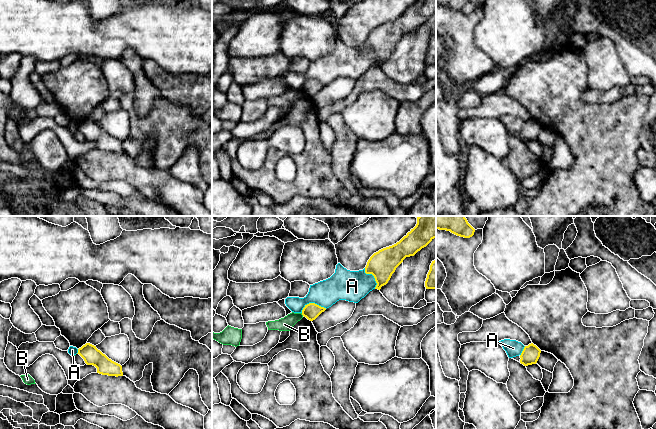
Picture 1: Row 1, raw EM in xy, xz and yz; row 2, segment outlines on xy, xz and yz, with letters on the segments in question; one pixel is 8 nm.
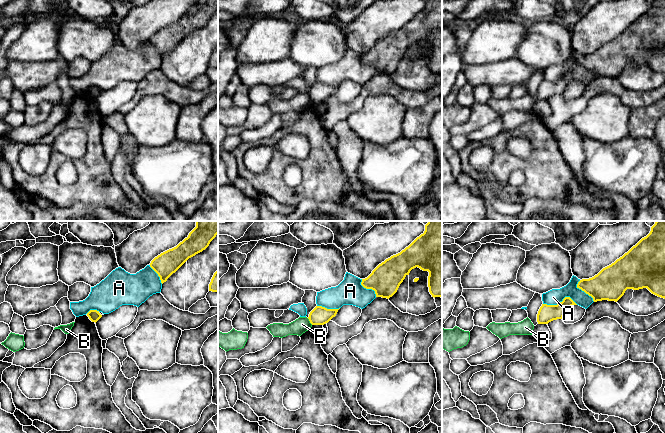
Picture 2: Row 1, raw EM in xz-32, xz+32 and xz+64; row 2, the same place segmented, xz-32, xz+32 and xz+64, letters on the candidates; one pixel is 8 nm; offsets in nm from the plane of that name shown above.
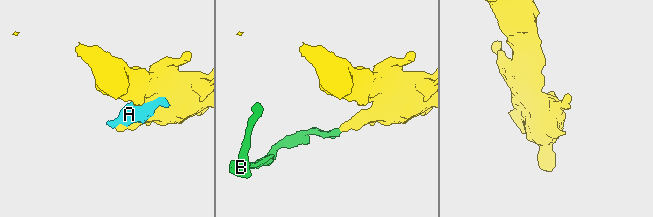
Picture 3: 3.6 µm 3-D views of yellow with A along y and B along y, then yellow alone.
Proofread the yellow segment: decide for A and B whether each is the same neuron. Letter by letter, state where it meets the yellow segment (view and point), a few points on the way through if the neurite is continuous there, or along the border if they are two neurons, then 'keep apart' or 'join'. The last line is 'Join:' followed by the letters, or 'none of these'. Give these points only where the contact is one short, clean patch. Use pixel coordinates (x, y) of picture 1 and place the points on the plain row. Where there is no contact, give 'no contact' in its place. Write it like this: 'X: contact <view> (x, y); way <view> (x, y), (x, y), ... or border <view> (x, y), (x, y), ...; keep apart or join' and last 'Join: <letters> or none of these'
A: contact xz (312, 79); keep apart
B: contact xz (302, 90); border xz (301, 89), (303, 91); keep apart
Join: none of these

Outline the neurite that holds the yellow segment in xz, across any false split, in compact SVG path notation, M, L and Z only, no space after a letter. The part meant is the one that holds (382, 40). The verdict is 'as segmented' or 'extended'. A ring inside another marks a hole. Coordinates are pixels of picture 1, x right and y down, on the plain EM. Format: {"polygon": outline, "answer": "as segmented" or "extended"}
{"polygon": "M416 0L399 18L374 29L365 43L372 50L380 66L390 56L396 44L406 33L414 32L436 14L436 0Z", "answer": "as segmented"}

